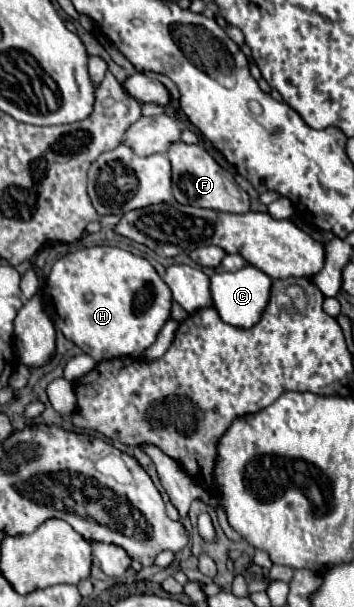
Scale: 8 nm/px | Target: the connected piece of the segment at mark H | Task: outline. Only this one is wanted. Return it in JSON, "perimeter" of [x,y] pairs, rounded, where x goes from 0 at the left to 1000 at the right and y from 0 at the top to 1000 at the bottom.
{"perimeter":[[[249,407],[164,427],[119,476],[119,496],[124,512],[136,516],[147,532],[181,549],[181,555],[215,565],[243,585],[266,588],[271,595],[333,591],[345,585],[390,588],[441,562],[452,542],[480,526],[486,506],[480,473],[469,473],[463,460],[441,450],[441,443],[412,427],[333,407]]]}

